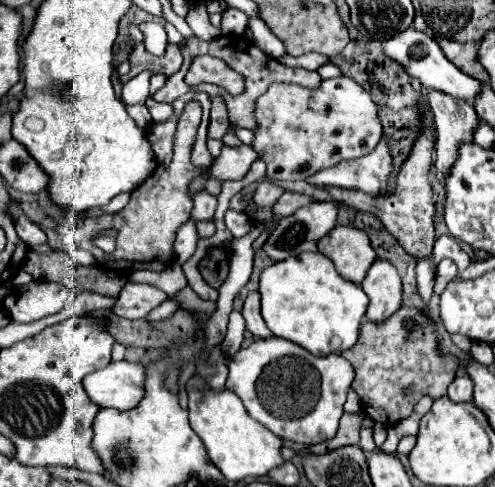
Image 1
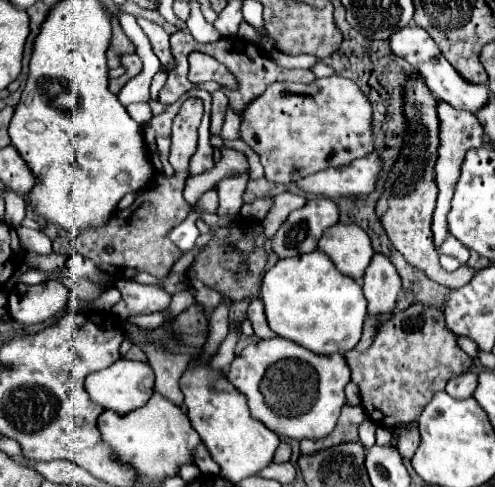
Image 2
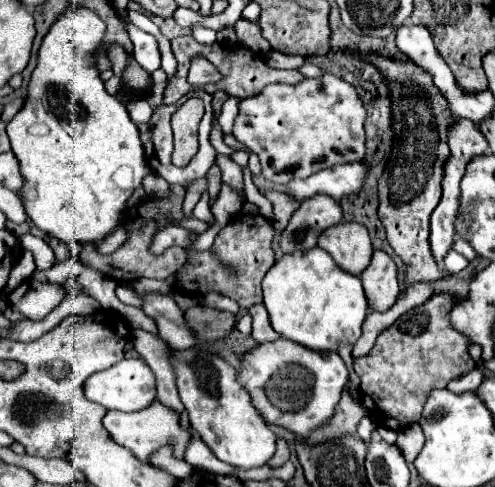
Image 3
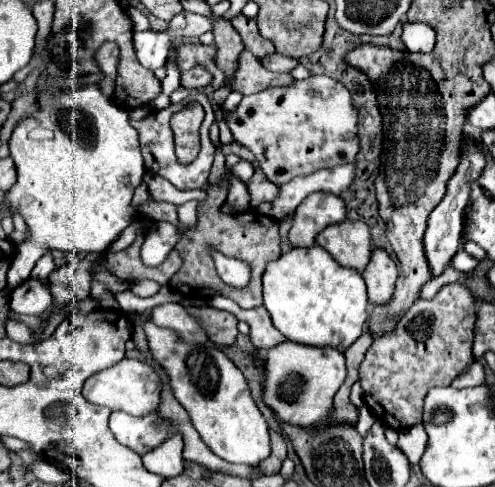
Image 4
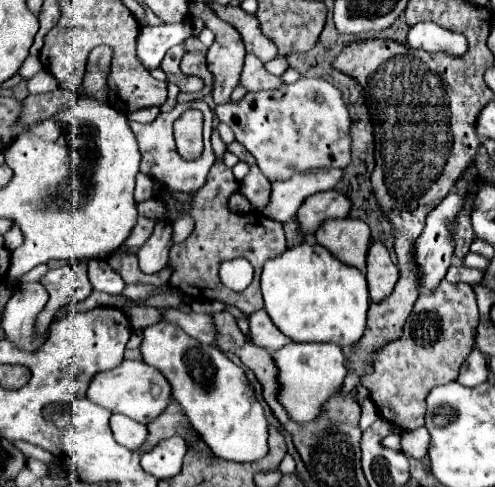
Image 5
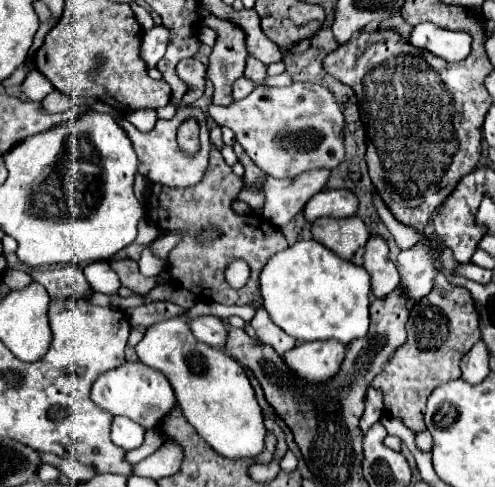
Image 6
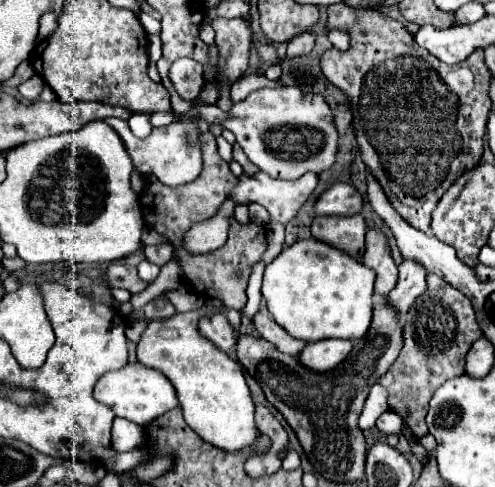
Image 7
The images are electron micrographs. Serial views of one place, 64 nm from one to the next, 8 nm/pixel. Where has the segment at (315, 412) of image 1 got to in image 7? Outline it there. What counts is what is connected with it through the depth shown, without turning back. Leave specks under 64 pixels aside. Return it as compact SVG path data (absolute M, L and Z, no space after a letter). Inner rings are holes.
M328 338L320 342L310 342L304 346L304 350L298 354L298 360L304 368L312 372L328 372L336 368L352 350L352 342Z

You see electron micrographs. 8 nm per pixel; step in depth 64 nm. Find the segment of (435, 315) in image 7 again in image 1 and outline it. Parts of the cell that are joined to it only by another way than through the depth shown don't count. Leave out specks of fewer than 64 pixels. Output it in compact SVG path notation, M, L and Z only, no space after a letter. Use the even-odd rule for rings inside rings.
M402 306L392 320L384 324L372 324L362 320L358 342L344 350L342 356L354 366L356 378L352 388L358 392L362 400L364 416L374 422L392 426L400 420L408 418L414 404L424 396L440 398L446 396L450 382L456 376L458 362L440 352L438 338L434 332L434 324L420 310ZM412 384L412 392L404 396L404 386Z

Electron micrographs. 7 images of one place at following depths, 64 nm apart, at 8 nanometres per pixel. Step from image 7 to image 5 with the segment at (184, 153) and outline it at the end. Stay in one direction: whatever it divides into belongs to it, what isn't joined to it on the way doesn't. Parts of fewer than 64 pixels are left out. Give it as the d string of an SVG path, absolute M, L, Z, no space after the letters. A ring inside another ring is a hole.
M192 100L192 102L184 102L184 104L176 104L170 112L160 112L156 116L154 122L148 124L140 124L140 122L130 122L132 132L138 138L138 146L140 146L140 154L142 154L142 164L140 164L140 172L164 182L166 186L170 186L172 190L184 190L184 192L194 192L200 190L208 178L208 172L212 168L212 164L216 162L216 156L212 152L210 146L210 134L212 134L212 110L204 100ZM202 106L202 108L200 108ZM184 108L200 108L204 112L204 152L200 158L196 160L182 160L176 149L173 136L172 122L176 120L176 116L180 116L180 112L184 112Z

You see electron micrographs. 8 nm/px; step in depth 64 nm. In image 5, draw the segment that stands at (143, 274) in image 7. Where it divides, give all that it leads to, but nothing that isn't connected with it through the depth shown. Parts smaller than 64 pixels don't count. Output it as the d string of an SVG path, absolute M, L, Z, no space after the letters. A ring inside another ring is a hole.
M156 222L152 236L138 250L140 270L154 274L168 265L168 252L172 248L172 224Z

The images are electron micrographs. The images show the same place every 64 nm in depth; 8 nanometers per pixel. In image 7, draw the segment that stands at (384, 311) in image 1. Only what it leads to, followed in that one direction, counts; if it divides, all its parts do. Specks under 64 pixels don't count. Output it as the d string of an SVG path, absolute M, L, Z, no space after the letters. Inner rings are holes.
M370 228L366 232L364 264L368 264L368 268L372 268L376 272L374 292L380 296L388 296L398 282L398 268L390 256L386 236L376 228Z

